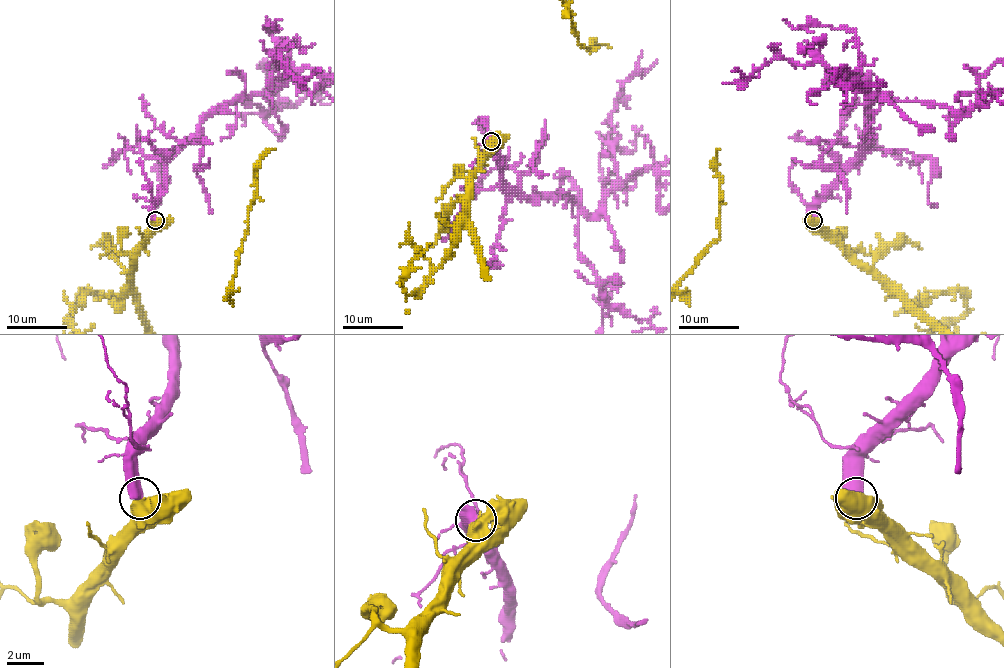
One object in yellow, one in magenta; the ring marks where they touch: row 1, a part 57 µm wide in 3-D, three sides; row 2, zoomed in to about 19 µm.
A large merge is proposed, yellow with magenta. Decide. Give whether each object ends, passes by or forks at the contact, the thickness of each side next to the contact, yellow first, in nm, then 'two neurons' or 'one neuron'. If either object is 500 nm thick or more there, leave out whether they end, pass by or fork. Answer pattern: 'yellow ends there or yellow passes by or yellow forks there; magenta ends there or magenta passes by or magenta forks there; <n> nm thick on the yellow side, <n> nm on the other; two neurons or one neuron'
750 nm thick on the yellow side, 650 nm on the other; two neurons

